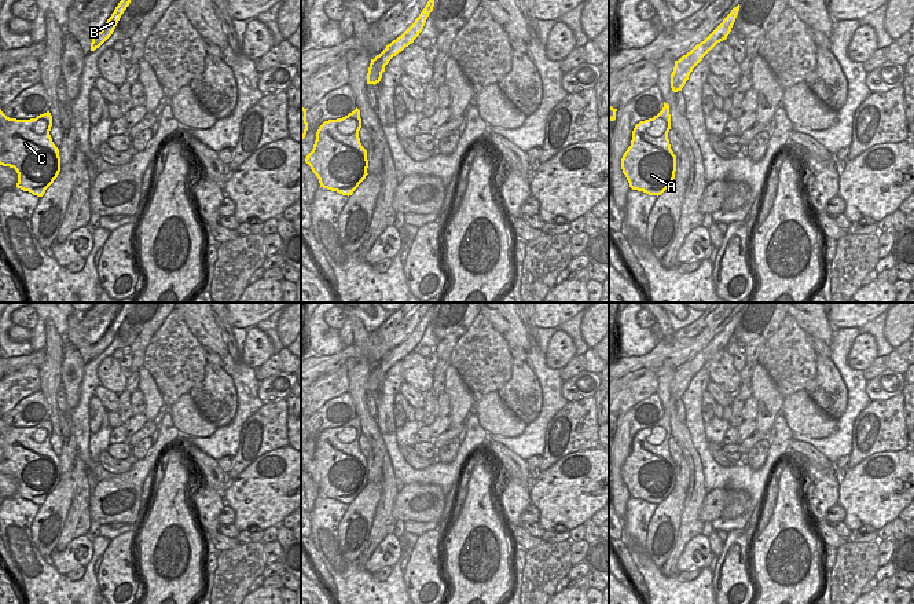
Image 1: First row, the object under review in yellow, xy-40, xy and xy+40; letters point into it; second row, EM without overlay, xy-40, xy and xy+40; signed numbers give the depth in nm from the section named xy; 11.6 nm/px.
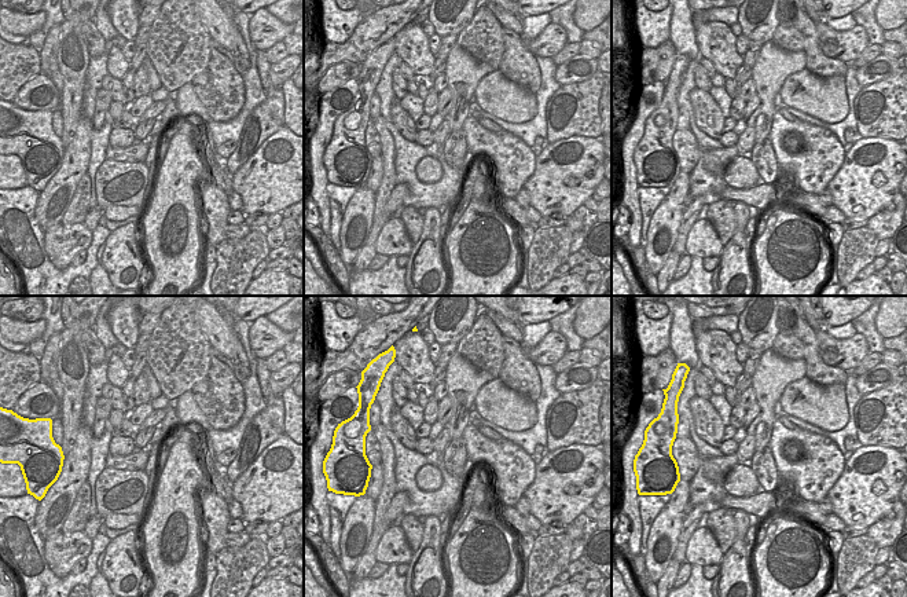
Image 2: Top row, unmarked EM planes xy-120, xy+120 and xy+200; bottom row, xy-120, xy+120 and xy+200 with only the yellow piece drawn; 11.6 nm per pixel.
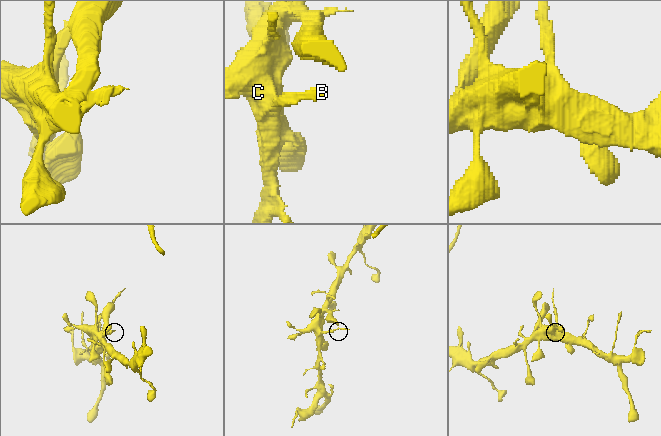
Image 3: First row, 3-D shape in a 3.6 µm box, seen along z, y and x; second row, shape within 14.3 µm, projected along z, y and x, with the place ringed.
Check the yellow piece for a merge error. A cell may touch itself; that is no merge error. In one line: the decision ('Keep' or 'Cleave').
Cleave.

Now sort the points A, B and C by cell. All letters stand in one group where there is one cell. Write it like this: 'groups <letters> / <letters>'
groups A C / B

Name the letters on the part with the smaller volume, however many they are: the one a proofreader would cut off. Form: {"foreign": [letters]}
{"foreign": ["B"]}

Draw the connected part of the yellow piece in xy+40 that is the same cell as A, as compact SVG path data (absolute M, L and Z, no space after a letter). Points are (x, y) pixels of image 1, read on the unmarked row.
M665 410L657 424L635 433L631 454L621 466L632 498L658 505L673 491L676 464L669 453L669 438L669 413Z

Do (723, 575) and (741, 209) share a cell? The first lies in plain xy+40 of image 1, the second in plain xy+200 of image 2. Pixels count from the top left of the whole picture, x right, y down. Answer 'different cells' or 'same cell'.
same cell

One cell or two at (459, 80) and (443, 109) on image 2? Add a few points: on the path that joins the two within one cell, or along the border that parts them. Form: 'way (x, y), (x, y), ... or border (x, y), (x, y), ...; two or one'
border (448, 87), (451, 107), (445, 117); two

